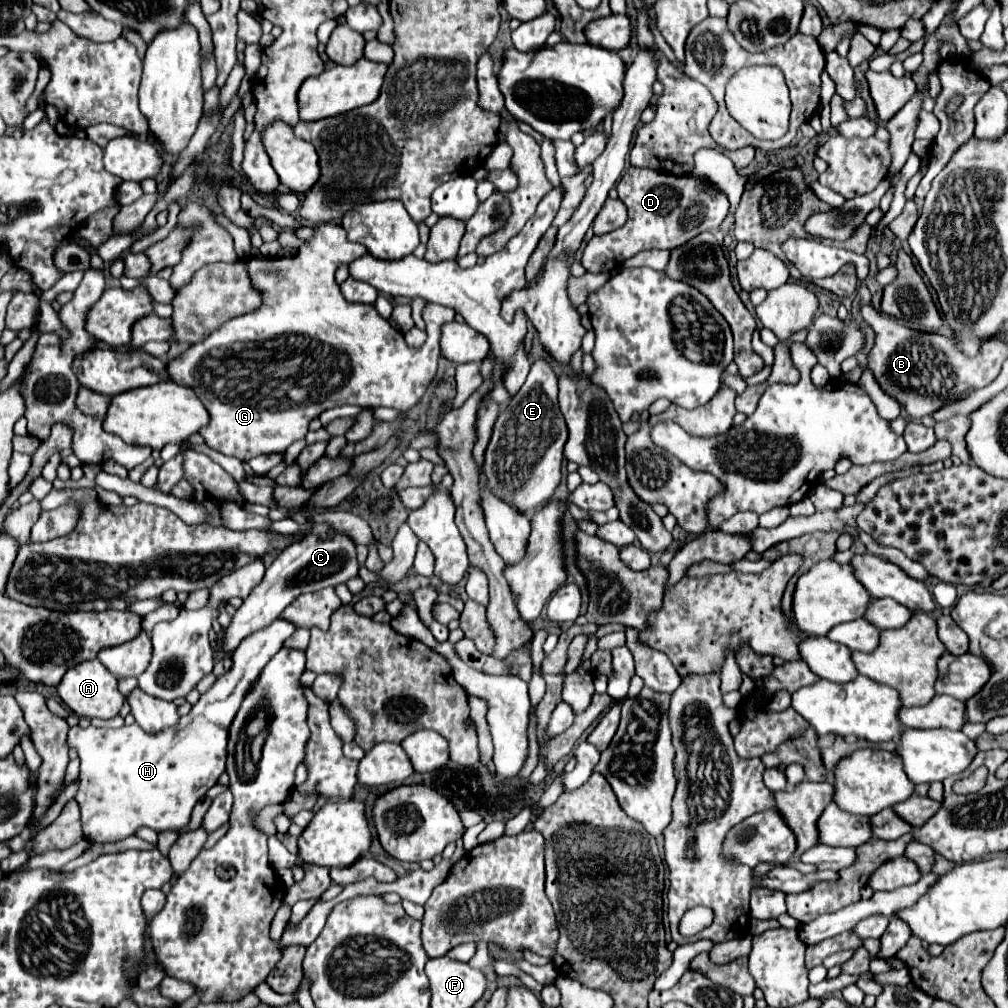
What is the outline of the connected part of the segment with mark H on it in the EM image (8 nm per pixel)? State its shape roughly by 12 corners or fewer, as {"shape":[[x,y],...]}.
{"shape":[[277,618],[173,728],[73,726],[91,842],[183,830],[295,632]]}

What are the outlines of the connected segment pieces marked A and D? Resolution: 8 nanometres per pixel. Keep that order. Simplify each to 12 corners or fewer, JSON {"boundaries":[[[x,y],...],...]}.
{"boundaries":[[[99,660],[65,672],[59,698],[85,718],[113,718],[123,694]],[[627,170],[627,222],[593,236],[581,264],[613,272],[653,248],[715,230],[725,194],[701,180]]]}

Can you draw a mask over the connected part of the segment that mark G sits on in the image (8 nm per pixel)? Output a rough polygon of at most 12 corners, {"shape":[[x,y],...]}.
{"shape":[[337,222],[249,258],[259,310],[167,362],[207,446],[285,452],[343,404],[412,408],[455,312],[409,348],[335,270]]}

